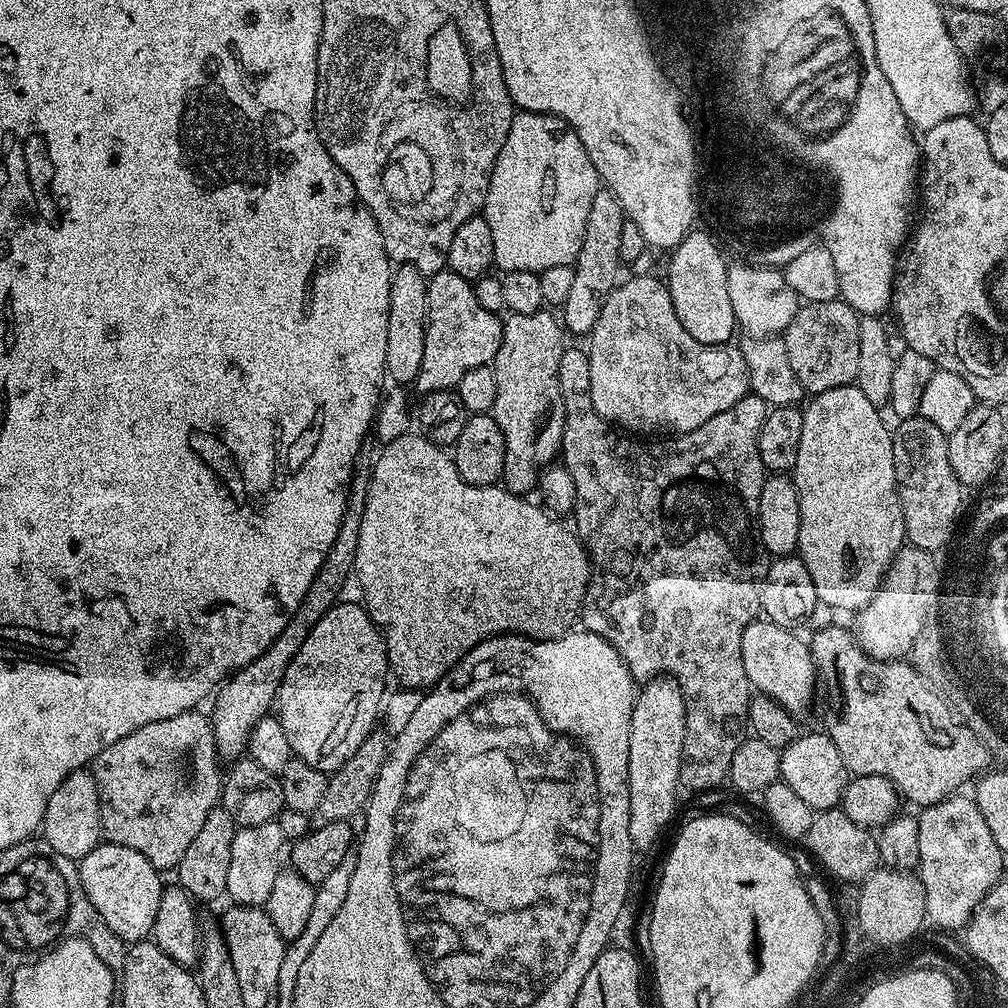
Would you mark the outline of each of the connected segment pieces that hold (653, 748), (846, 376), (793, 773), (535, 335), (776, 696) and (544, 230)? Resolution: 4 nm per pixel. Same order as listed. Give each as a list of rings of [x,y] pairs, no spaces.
[[[656,677],[641,687],[631,712],[630,751],[627,759],[627,788],[630,790],[630,838],[635,849],[652,847],[674,816],[678,790],[680,791],[682,786],[680,766],[684,751],[686,716],[687,701],[684,693],[671,677]]]
[[[839,298],[830,301],[814,301],[800,306],[787,329],[782,333],[786,346],[786,358],[798,374],[805,393],[815,394],[834,390],[855,381],[858,374],[859,340],[861,317],[850,305]]]
[[[805,731],[780,752],[780,780],[788,784],[790,790],[794,790],[794,794],[798,794],[798,798],[802,798],[802,802],[806,802],[806,806],[812,808],[813,813],[837,807],[844,799],[844,791],[849,779],[849,770],[842,762],[842,754],[838,754],[838,746],[834,746],[831,735],[824,733],[823,736],[820,732]]]
[[[541,310],[534,314],[511,314],[503,321],[500,333],[500,349],[494,357],[498,378],[498,398],[494,398],[491,415],[498,422],[506,442],[504,455],[503,487],[509,492],[528,494],[537,487],[540,473],[552,460],[561,455],[560,443],[564,433],[564,403],[558,390],[558,358],[562,358],[566,347],[565,329],[561,321],[551,316],[551,311]]]
[[[767,618],[752,620],[742,632],[742,664],[748,683],[757,693],[778,702],[792,715],[802,716],[814,696],[816,668],[807,644],[792,632],[795,631]]]
[[[517,111],[496,159],[482,209],[486,226],[490,226],[490,235],[494,237],[495,267],[500,270],[528,268],[539,274],[550,266],[575,265],[582,234],[586,234],[584,219],[590,215],[594,194],[600,191],[598,170],[594,170],[594,162],[584,155],[578,134],[566,121],[549,112]]]

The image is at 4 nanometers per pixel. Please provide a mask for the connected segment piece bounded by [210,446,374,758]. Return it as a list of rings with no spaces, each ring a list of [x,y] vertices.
[[[368,446],[361,447],[360,453],[356,455],[356,466],[352,470],[352,481],[348,487],[348,505],[340,523],[338,538],[334,538],[334,546],[330,546],[318,574],[314,574],[314,582],[310,582],[310,590],[306,590],[298,610],[294,610],[290,622],[286,622],[286,630],[282,630],[282,634],[274,638],[274,642],[264,653],[254,656],[244,668],[239,672],[233,672],[219,685],[214,696],[216,705],[213,706],[212,712],[210,711],[210,719],[216,739],[216,750],[221,757],[236,758],[247,749],[248,739],[256,723],[273,711],[288,663],[292,661],[294,654],[298,654],[302,642],[310,638],[310,630],[314,630],[314,626],[318,626],[321,618],[341,599],[340,591],[343,590],[348,576],[350,580],[354,572],[358,530],[362,526],[362,510],[366,506],[368,480],[372,477],[373,463],[374,452],[371,452]]]

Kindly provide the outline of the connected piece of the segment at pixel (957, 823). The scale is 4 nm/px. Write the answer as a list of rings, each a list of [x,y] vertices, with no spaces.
[[[957,794],[948,799],[932,804],[923,809],[918,816],[918,843],[920,863],[918,875],[926,894],[926,916],[940,928],[963,929],[974,910],[986,898],[994,885],[1001,883],[1000,871],[1004,868],[1005,853],[1001,852],[998,842],[994,842],[994,834],[990,834],[990,826],[986,826],[986,818],[978,810],[975,799],[971,795]]]

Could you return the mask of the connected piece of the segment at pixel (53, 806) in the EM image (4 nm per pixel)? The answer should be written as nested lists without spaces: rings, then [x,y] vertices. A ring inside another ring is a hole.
[[[91,771],[71,772],[62,782],[62,786],[58,786],[54,794],[50,794],[50,802],[46,802],[42,839],[45,844],[58,850],[58,854],[77,862],[83,860],[86,854],[90,854],[90,850],[101,843],[100,795]]]

